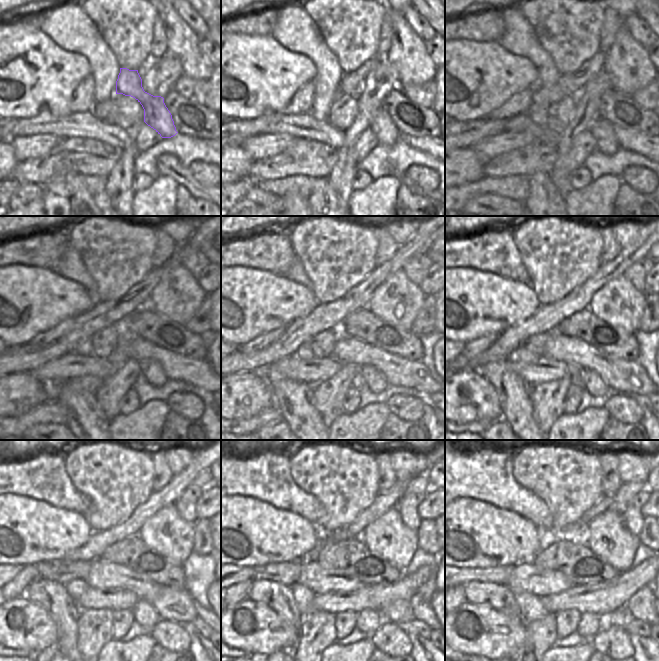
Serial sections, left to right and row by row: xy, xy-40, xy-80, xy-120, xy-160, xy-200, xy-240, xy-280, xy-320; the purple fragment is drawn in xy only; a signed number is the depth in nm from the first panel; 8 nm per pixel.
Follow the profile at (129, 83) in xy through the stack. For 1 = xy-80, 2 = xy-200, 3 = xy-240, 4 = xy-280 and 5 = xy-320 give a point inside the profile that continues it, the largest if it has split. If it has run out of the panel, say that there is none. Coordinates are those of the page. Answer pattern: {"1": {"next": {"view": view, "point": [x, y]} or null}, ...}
{"1": {"next": {"view": "xy-80", "point": [606, 142]}}, "2": {"next": {"view": "xy-200", "point": [592, 383]}}, "3": {"next": {"view": "xy-240", "point": [145, 614]}}, "4": {"next": {"view": "xy-280", "point": [368, 621]}}, "5": {"next": {"view": "xy-320", "point": [590, 624]}}}

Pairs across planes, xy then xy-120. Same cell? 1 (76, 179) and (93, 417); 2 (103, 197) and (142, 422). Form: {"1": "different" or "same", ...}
{"1": "different", "2": "different"}

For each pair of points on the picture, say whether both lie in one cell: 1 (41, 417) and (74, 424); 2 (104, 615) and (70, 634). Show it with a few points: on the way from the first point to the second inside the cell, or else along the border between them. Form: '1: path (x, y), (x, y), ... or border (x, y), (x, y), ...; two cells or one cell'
1: border (54, 402), (67, 407), (66, 423); two cells
2: border (82, 610), (78, 619), (77, 650); two cells

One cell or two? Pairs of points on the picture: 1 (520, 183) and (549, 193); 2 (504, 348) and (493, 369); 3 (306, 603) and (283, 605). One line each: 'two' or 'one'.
1: two
2: two
3: two

